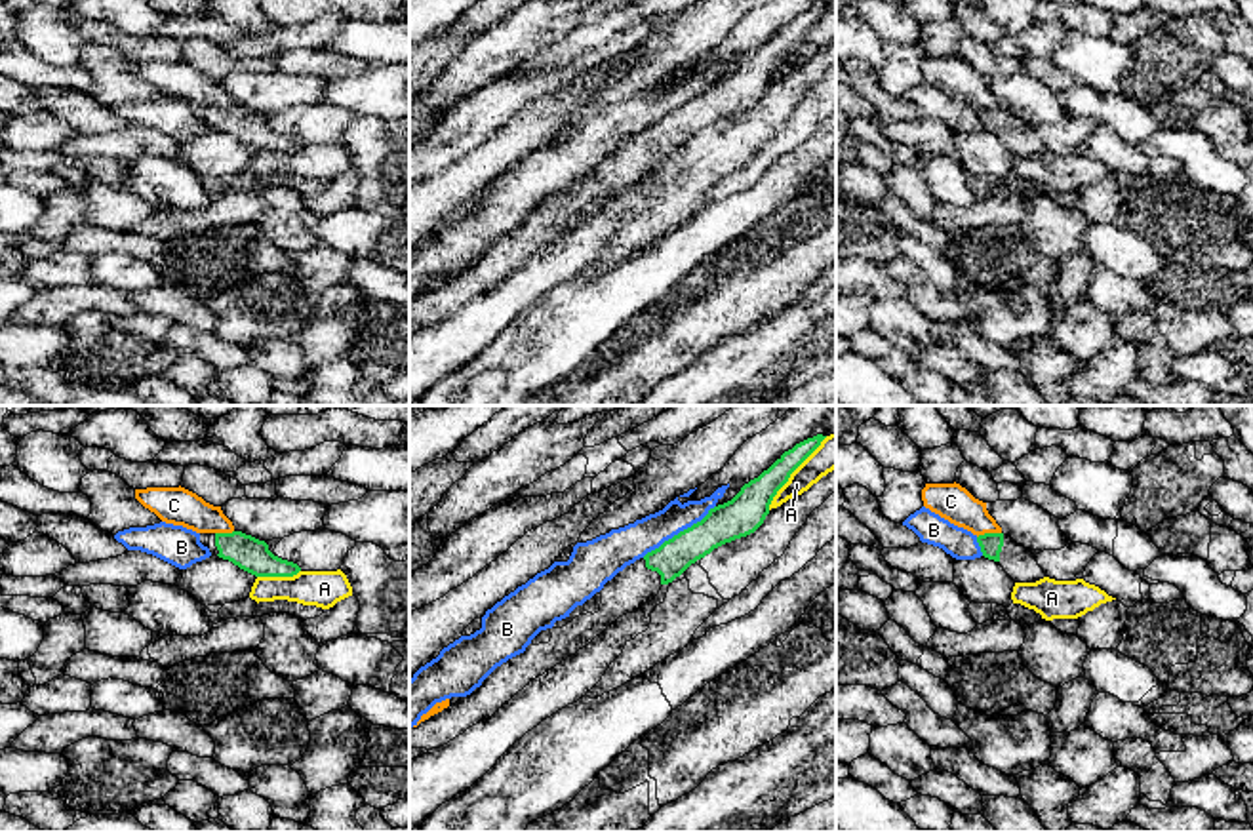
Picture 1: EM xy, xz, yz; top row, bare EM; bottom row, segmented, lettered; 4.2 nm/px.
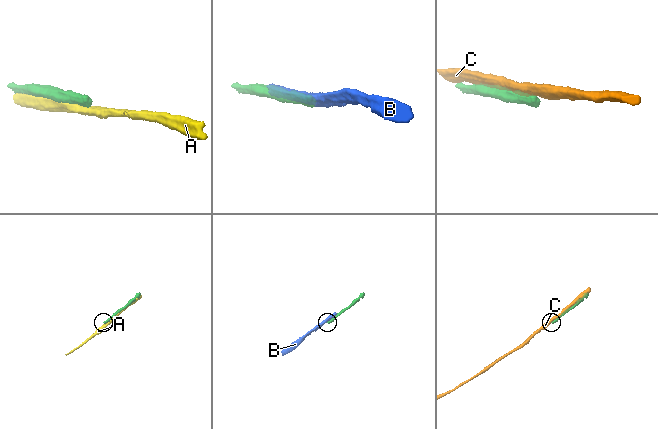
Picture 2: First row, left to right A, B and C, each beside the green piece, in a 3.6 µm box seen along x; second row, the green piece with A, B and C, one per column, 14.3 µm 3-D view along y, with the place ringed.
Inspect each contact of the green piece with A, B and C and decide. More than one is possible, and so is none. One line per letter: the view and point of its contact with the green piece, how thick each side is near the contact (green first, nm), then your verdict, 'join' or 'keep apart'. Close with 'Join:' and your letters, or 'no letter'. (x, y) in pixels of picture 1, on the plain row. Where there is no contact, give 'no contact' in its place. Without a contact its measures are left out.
A: xz (793, 44) | 160/140 nm | keep apart
B: xz (680, 105) | 160/160 nm | keep apart
C: yz (989, 107) | 100/160 nm | keep apart
Join: no letter

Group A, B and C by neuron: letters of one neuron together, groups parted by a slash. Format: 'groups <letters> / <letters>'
groups A / B / C

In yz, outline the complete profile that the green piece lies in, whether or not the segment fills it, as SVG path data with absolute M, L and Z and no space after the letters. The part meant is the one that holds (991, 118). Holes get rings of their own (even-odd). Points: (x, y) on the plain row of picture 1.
M984 107L977 110L984 131L998 135L1015 156L1036 156L1045 150L1034 128L1009 109Z

